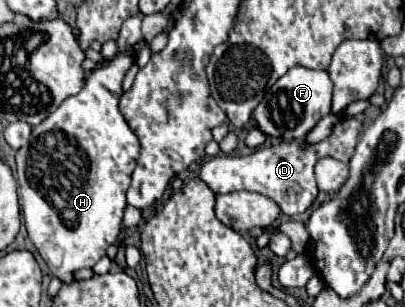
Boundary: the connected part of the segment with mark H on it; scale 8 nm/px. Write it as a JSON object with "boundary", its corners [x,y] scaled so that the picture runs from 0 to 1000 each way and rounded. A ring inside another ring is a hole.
{"boundary":[[[356,130],[336,137],[326,156],[274,176],[267,208],[242,215],[212,261],[212,280],[198,306],[163,319],[138,365],[128,365],[109,397],[79,417],[74,469],[54,476],[40,495],[40,547],[44,547],[44,599],[49,599],[49,671],[59,691],[59,723],[69,749],[69,775],[114,847],[123,886],[143,899],[153,919],[178,912],[178,886],[198,873],[227,873],[267,814],[277,788],[286,788],[301,749],[301,704],[311,678],[311,619],[321,606],[321,573],[341,515],[341,450],[316,417],[291,332],[301,313],[301,261],[331,189],[356,156]]]}

